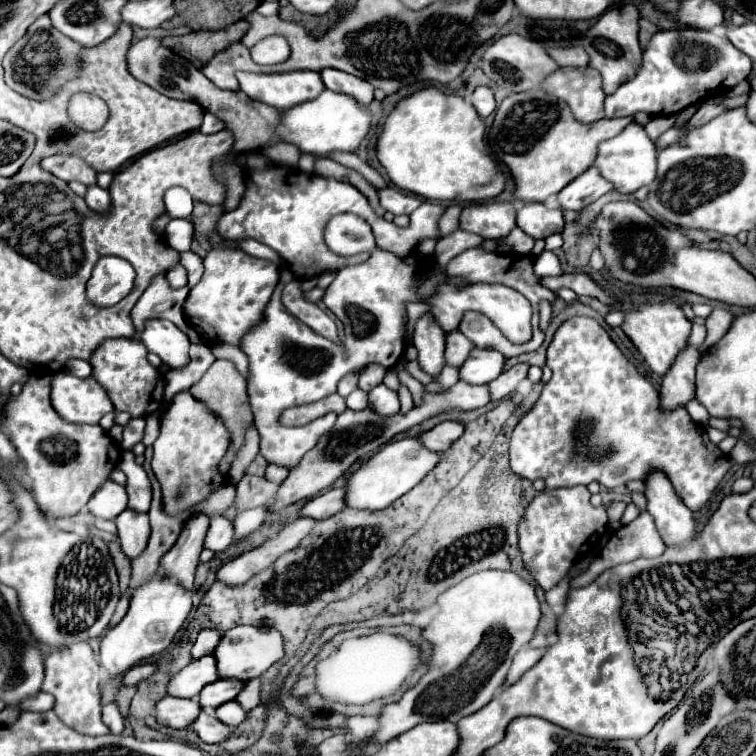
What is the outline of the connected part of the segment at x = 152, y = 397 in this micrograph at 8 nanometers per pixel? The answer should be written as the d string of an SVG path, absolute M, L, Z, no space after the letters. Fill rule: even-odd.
M139 338L131 340L105 340L99 350L91 356L93 366L93 378L99 380L99 384L107 390L107 396L111 398L115 410L125 410L135 418L145 418L153 414L149 408L157 406L163 400L163 388L165 380L159 372L159 368L153 368L147 360L147 348Z

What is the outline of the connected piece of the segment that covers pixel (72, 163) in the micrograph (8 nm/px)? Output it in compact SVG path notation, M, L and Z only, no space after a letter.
M51 156L51 158L45 158L45 160L41 160L41 168L51 172L53 176L65 180L65 182L77 180L85 186L97 184L97 172L93 168L89 168L77 156Z

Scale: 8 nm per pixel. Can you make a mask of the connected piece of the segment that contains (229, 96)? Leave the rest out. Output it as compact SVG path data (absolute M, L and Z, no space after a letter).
M143 38L143 40L131 44L131 48L127 52L127 70L131 70L133 78L139 78L139 82L151 86L153 90L161 92L163 96L197 102L203 110L209 110L211 114L221 118L225 122L225 128L229 128L229 132L233 132L233 136L235 136L237 152L251 152L251 150L281 142L281 138L275 132L275 128L281 122L281 112L277 108L251 100L247 94L243 94L239 90L231 92L231 90L217 88L207 76L203 76L183 56L161 46L161 42L157 38Z

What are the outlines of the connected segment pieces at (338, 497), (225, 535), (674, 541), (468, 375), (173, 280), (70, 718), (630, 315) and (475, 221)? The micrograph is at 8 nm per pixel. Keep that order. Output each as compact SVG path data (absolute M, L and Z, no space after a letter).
M335 488L335 490L329 490L329 492L309 500L303 506L301 516L323 520L323 518L329 518L331 514L337 514L343 508L345 508L345 488Z
M213 516L209 530L205 534L205 540L203 540L203 548L209 548L213 552L223 552L229 548L231 536L233 536L231 522L223 516Z
M661 472L651 474L645 482L647 512L653 516L657 530L667 546L681 546L695 538L693 512L671 488L671 482Z
M475 348L465 364L459 368L461 380L469 384L489 384L503 372L503 364L507 358L497 350L479 350Z
M177 264L177 266L173 266L173 268L165 274L165 280L169 282L171 288L183 288L183 286L187 284L187 272L185 272L185 268L183 268L181 264Z
M77 642L75 646L65 646L59 650L53 650L45 658L45 680L43 690L51 692L59 704L59 718L75 728L77 732L99 736L107 734L109 728L101 720L101 668L95 660L95 654L89 646L89 642Z
M663 302L663 304L643 304L633 308L631 312L625 312L625 322L621 328L627 334L627 338L635 344L639 354L645 358L649 368L655 374L663 376L675 362L677 354L687 348L691 322L685 318L683 310L677 304Z
M509 202L469 204L461 212L461 230L475 232L487 240L503 238L515 228L515 206Z

